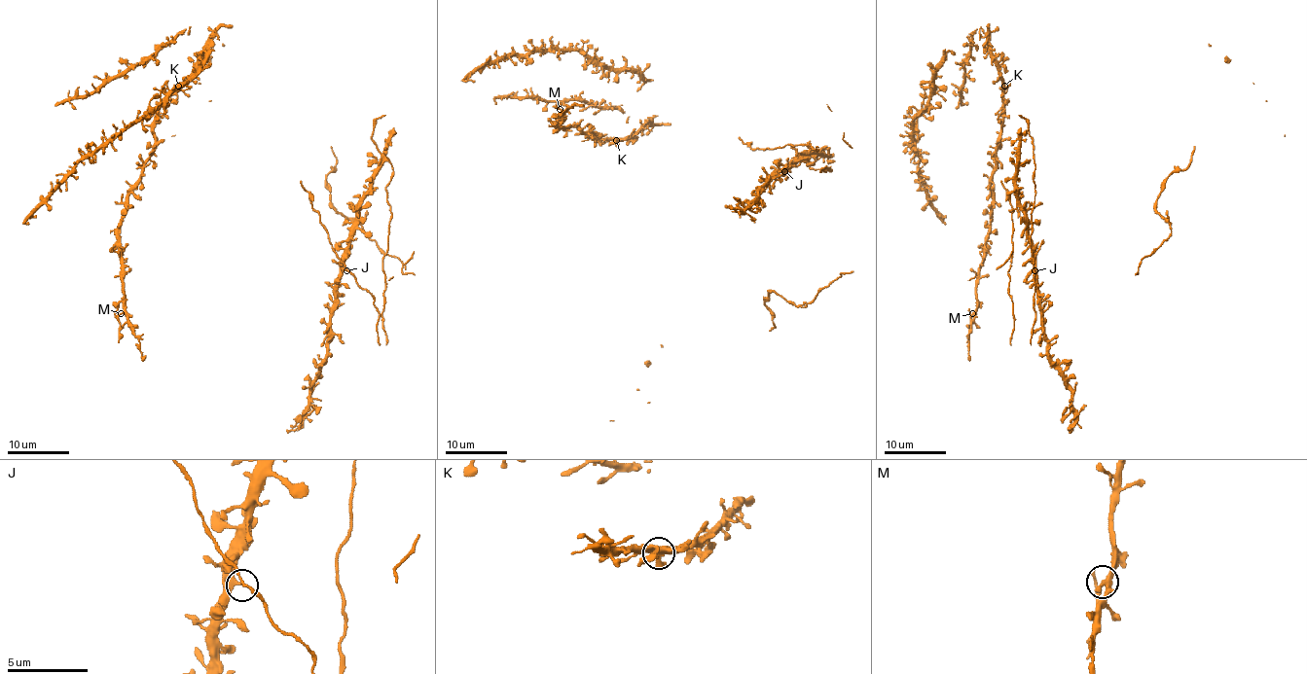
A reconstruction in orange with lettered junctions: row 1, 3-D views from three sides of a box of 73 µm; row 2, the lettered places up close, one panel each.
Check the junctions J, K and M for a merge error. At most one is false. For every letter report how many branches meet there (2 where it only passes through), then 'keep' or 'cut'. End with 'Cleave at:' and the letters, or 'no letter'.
J: branches 4; keep
K: branches 4; keep
M: branches 4; cut
Cleave at: M

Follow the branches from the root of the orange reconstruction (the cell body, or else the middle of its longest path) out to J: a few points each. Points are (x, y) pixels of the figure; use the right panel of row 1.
J: (1027, 232), (1034, 270)

